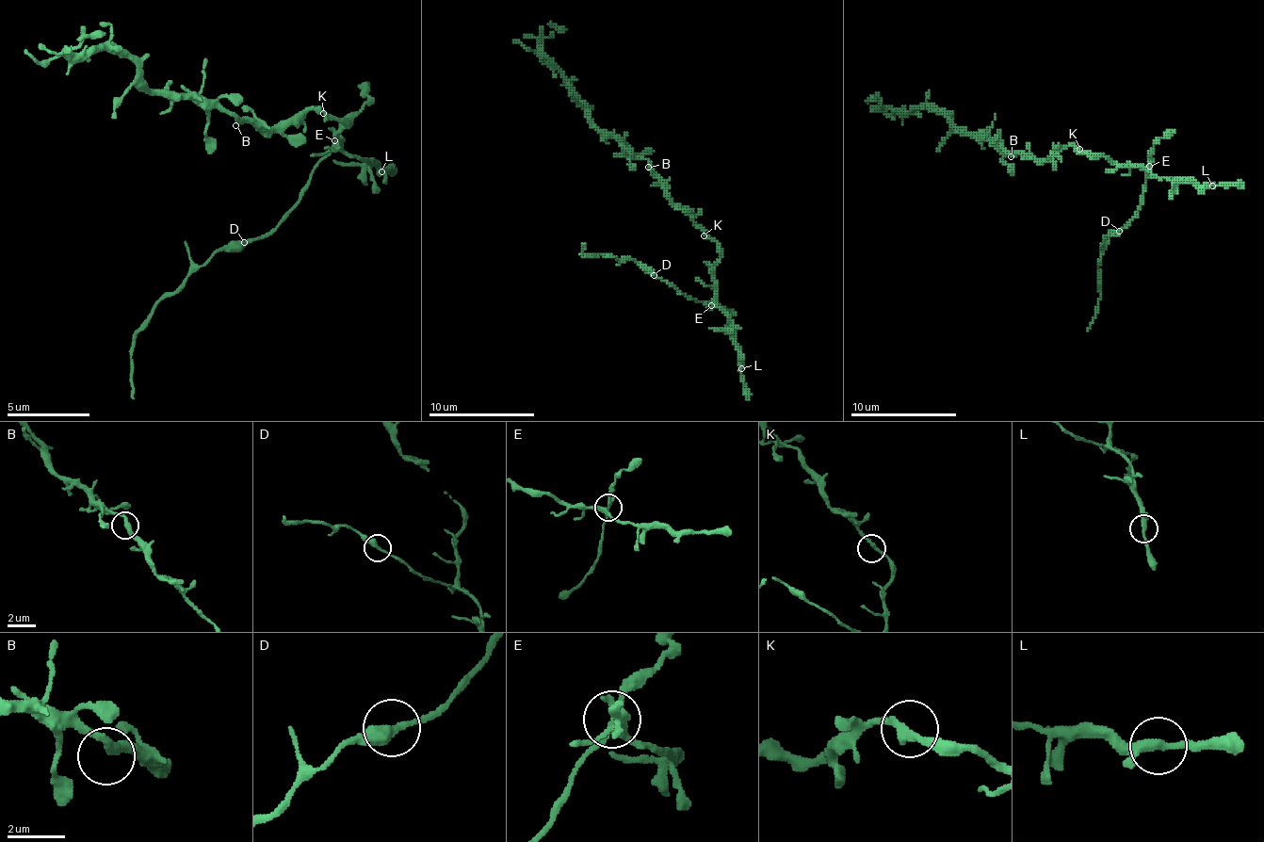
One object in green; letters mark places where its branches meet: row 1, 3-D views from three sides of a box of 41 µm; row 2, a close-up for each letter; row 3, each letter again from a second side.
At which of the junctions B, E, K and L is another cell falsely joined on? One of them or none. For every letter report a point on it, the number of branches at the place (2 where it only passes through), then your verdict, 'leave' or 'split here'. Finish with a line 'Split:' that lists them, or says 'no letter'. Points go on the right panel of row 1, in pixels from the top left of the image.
B: at (1011, 156); 2 branches meet; leave
E: at (1149, 166); 4 branches meet; split here
K: at (1079, 149); 2 branches meet; leave
L: at (1212, 186); 3 branches meet; leave
Split: E

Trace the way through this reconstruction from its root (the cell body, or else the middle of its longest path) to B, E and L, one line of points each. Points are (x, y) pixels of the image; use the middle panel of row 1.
B: (706, 233), (672, 202), (667, 186), (648, 167)
E: (706, 233), (717, 244), (720, 254), (720, 262), (712, 270), (715, 283), (712, 304)
L: (706, 233), (717, 244), (720, 254), (720, 262), (712, 270), (715, 301), (733, 323), (733, 344), (741, 368)

